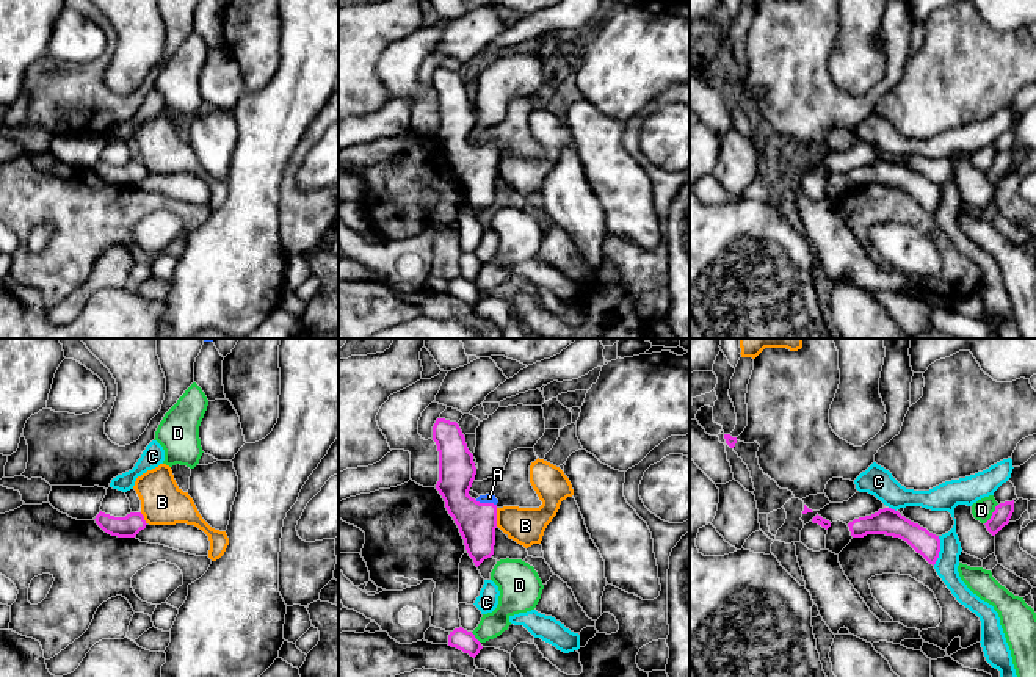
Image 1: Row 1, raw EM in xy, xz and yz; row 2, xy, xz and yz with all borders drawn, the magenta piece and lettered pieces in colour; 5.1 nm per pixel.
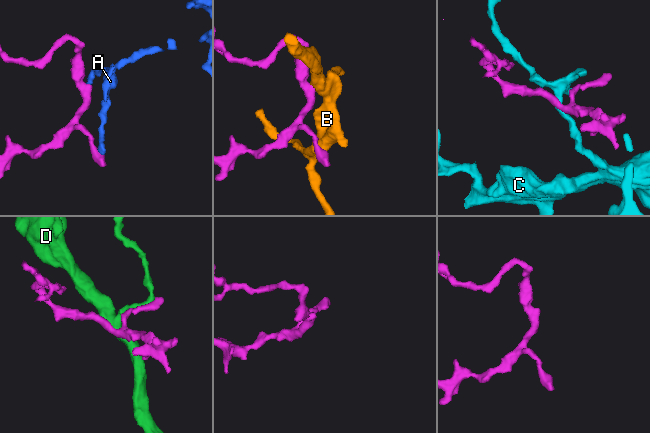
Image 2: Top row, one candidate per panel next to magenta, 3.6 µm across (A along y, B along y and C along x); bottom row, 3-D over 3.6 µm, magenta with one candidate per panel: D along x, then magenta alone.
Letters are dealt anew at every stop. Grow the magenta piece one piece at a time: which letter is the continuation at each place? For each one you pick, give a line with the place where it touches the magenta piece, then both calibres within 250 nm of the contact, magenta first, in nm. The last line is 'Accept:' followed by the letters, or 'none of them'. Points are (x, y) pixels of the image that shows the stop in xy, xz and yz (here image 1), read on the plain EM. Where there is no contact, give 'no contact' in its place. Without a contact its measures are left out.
A: meets magenta in xz at (486, 152); 200 nm thick on the magenta side, 50 nm on the other
Accept: A

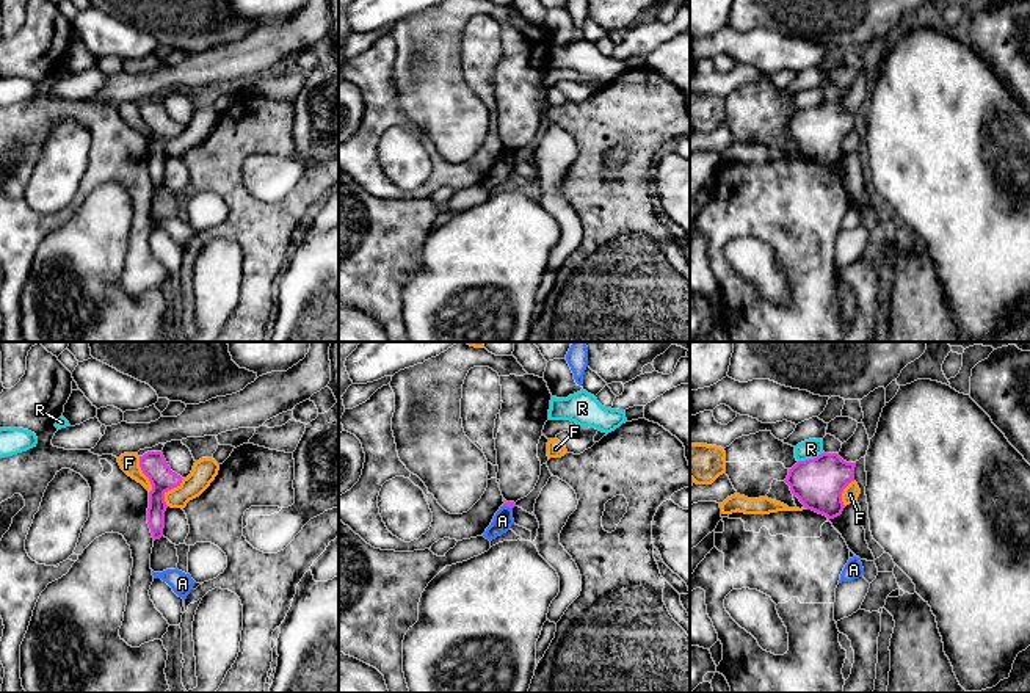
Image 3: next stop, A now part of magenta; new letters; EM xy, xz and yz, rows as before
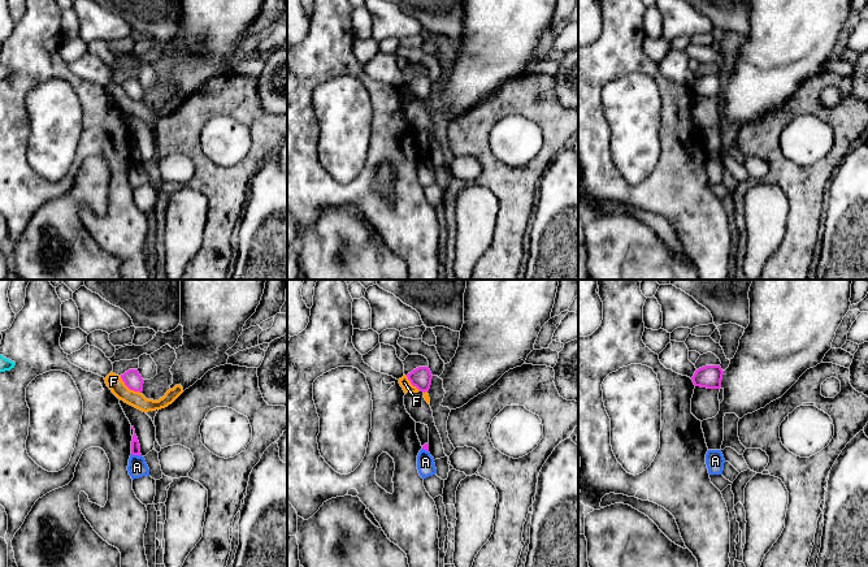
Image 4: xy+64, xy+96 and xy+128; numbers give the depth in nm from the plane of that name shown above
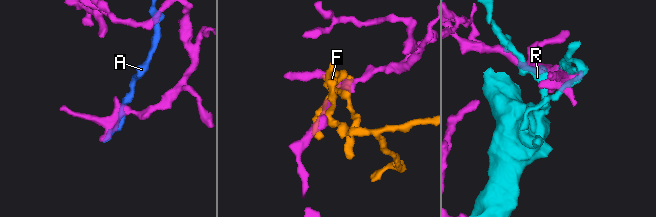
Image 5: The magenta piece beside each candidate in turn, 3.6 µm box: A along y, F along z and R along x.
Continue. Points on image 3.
Accept: none of them

